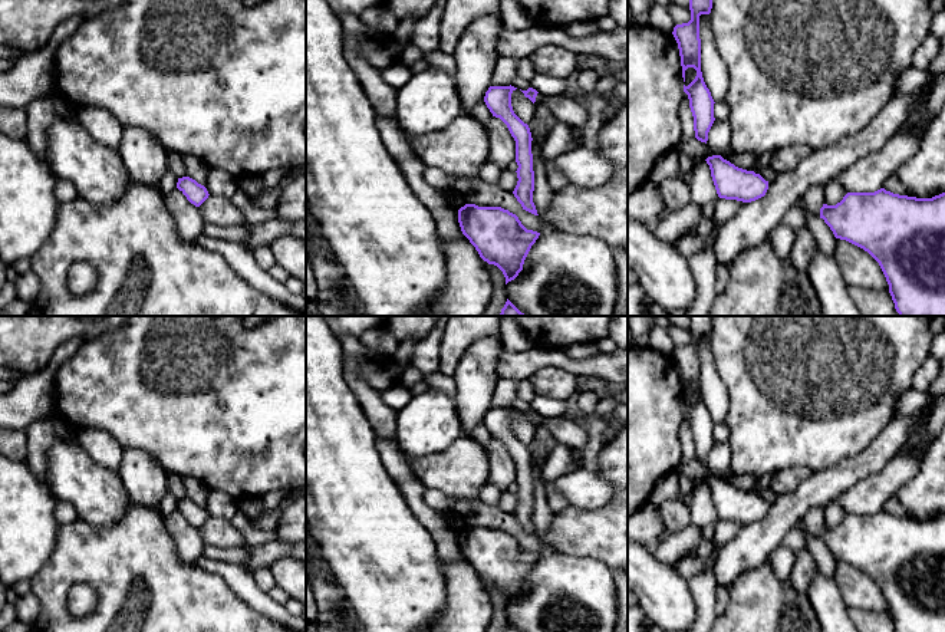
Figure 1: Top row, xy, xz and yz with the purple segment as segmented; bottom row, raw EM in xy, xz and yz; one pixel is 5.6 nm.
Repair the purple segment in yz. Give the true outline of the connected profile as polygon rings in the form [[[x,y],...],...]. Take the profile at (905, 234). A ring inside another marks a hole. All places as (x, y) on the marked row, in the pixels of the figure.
[[[885,188],[875,192],[847,192],[836,205],[823,204],[820,208],[820,218],[823,218],[830,227],[836,238],[846,240],[863,248],[879,263],[889,284],[889,293],[899,316],[945,316],[945,192],[932,198],[899,195],[886,191]]]

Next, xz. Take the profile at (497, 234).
[[[465,204],[458,210],[458,223],[480,257],[503,271],[506,284],[523,270],[524,260],[540,236],[501,207]]]

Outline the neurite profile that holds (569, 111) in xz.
[[[540,95],[536,96],[536,105],[541,103],[549,108],[559,122],[572,128],[580,128],[587,119],[587,111],[576,99],[563,95]]]

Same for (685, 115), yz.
[[[684,92],[681,106],[679,106],[679,119],[682,124],[682,138],[679,142],[684,142],[692,136],[695,136],[694,131],[694,116],[689,108],[689,99],[688,95]]]

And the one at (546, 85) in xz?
[[[537,73],[531,80],[530,85],[536,89],[540,95],[563,95],[566,90],[566,79],[562,78],[551,78],[549,75]]]

